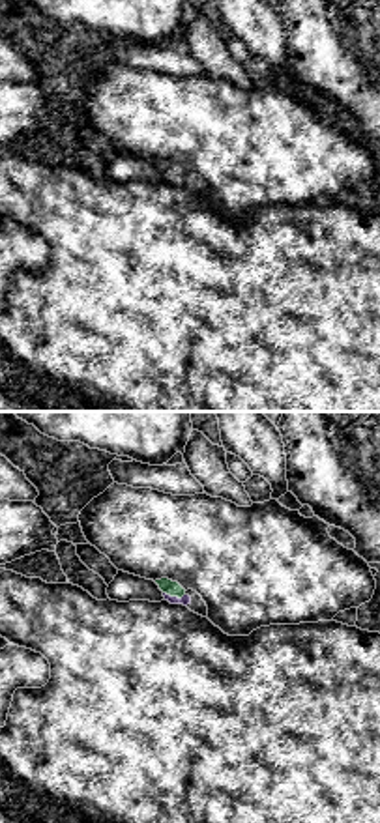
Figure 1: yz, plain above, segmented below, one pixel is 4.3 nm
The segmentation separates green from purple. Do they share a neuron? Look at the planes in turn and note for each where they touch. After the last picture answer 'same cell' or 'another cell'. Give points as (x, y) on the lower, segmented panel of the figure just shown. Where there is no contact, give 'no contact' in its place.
meets green at (175, 595)

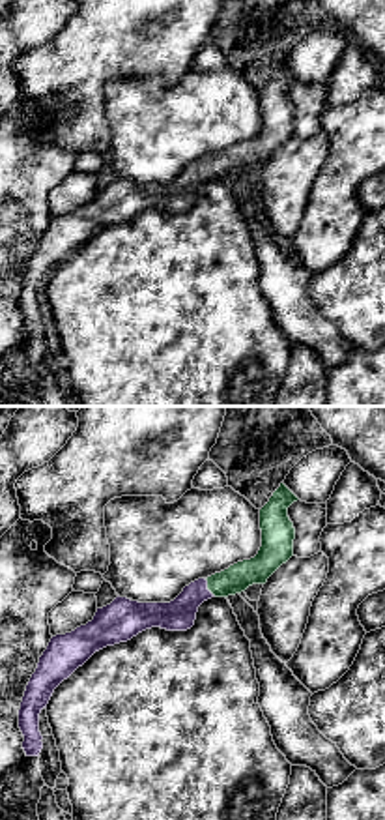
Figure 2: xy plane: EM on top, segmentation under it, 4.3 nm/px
meets green at (208, 588)

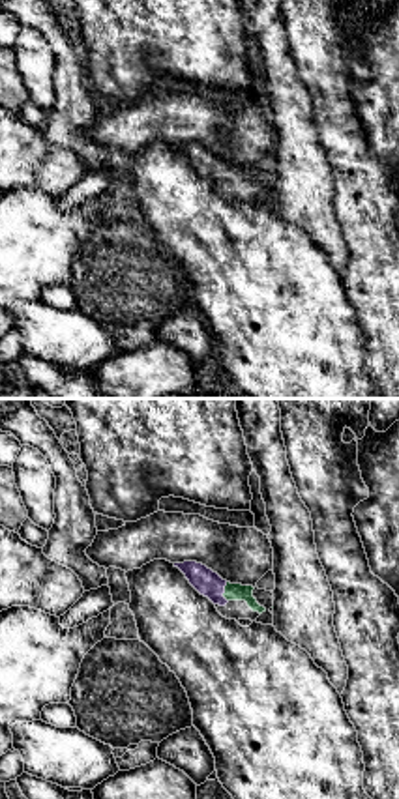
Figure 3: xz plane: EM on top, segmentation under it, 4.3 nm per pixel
meets green at (225, 592)

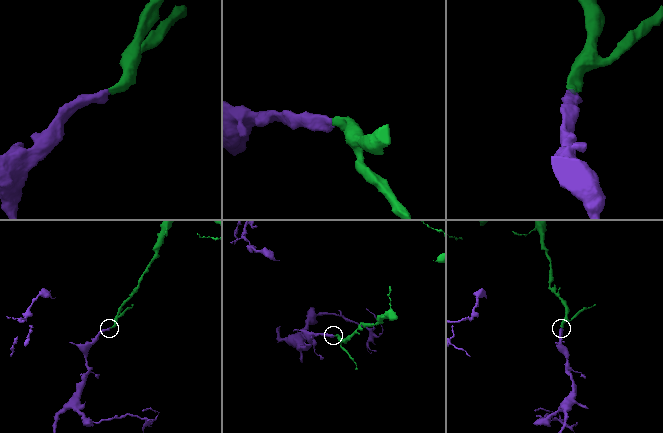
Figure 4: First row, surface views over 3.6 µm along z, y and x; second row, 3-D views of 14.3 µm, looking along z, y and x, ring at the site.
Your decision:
same cell

